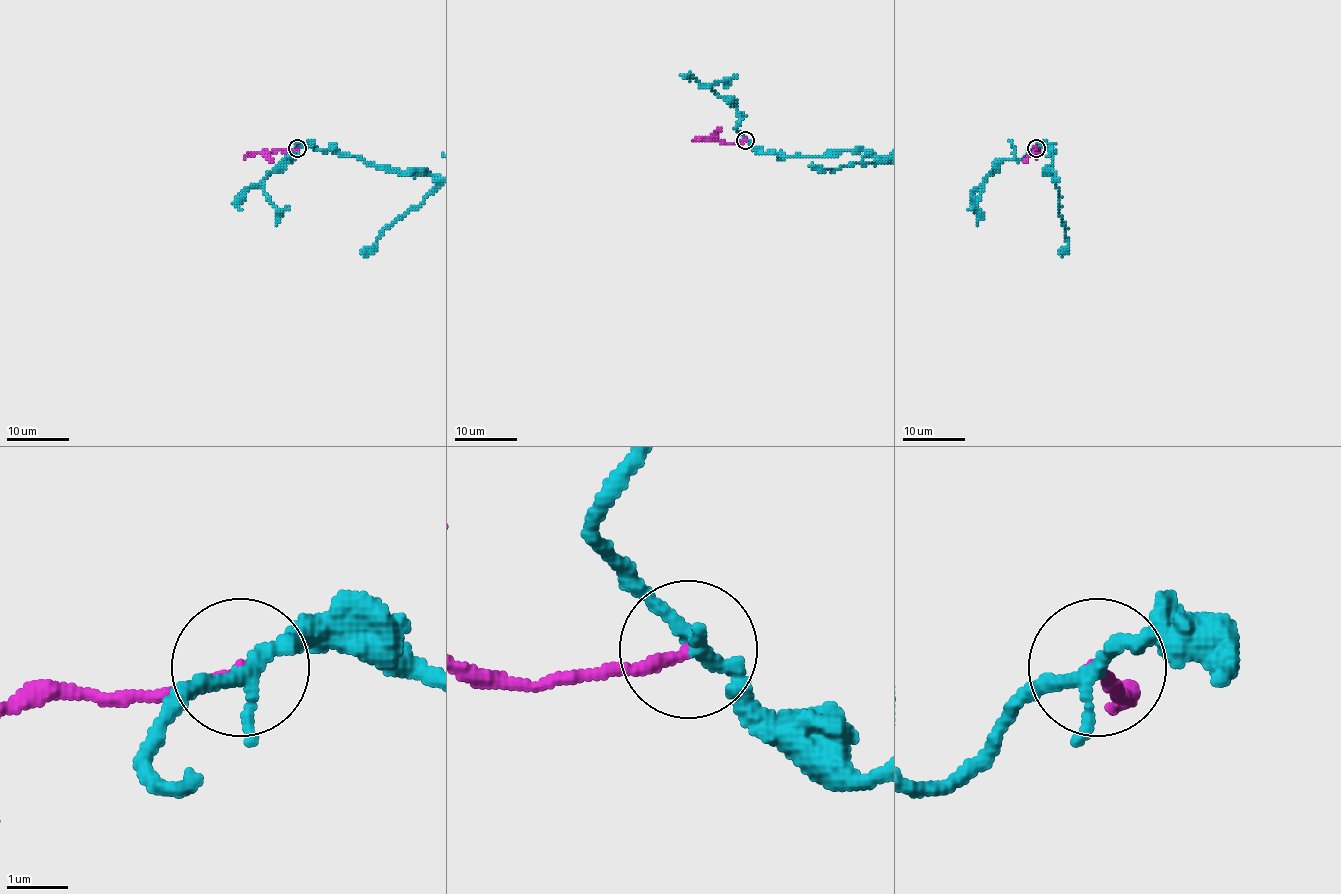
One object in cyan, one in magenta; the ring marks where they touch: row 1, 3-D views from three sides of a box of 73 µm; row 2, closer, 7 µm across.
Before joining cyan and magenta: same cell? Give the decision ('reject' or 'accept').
accept

